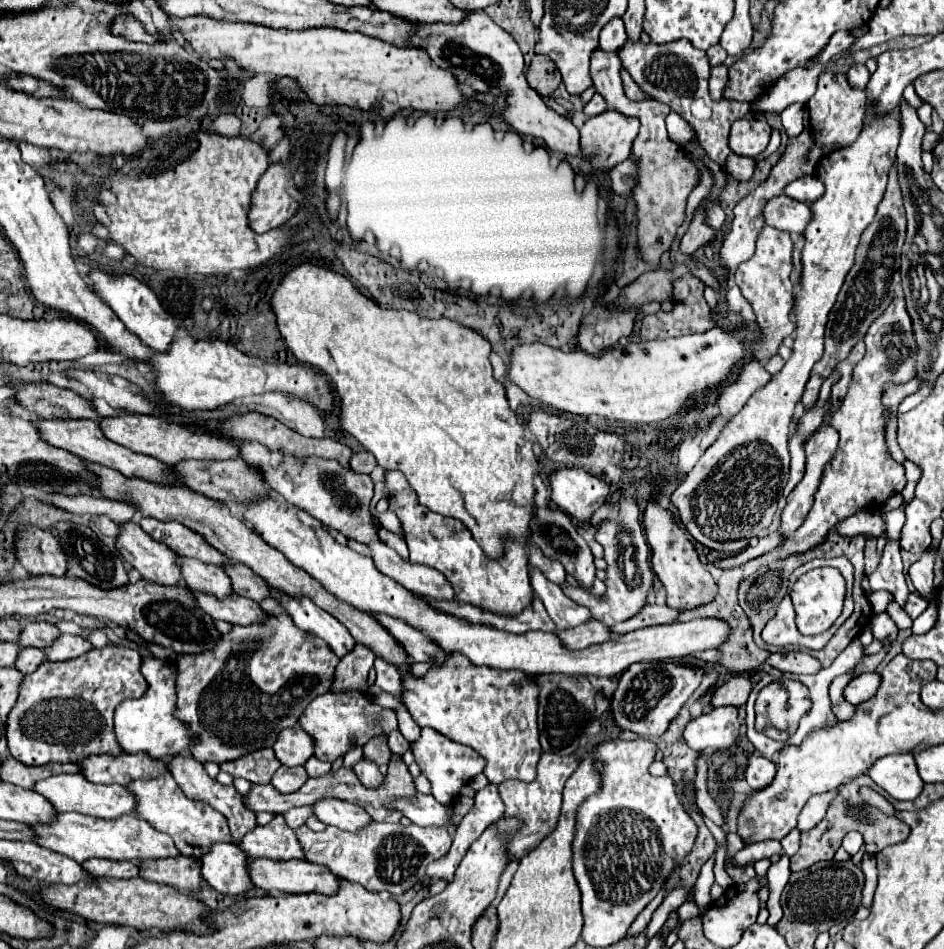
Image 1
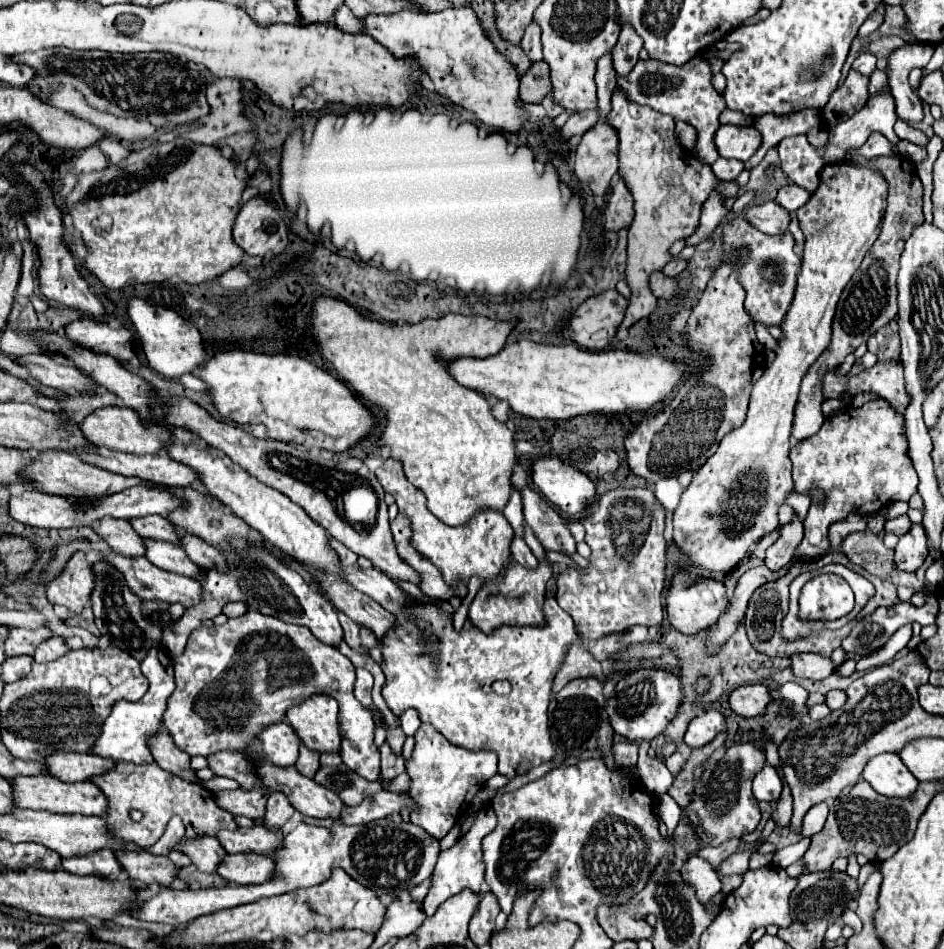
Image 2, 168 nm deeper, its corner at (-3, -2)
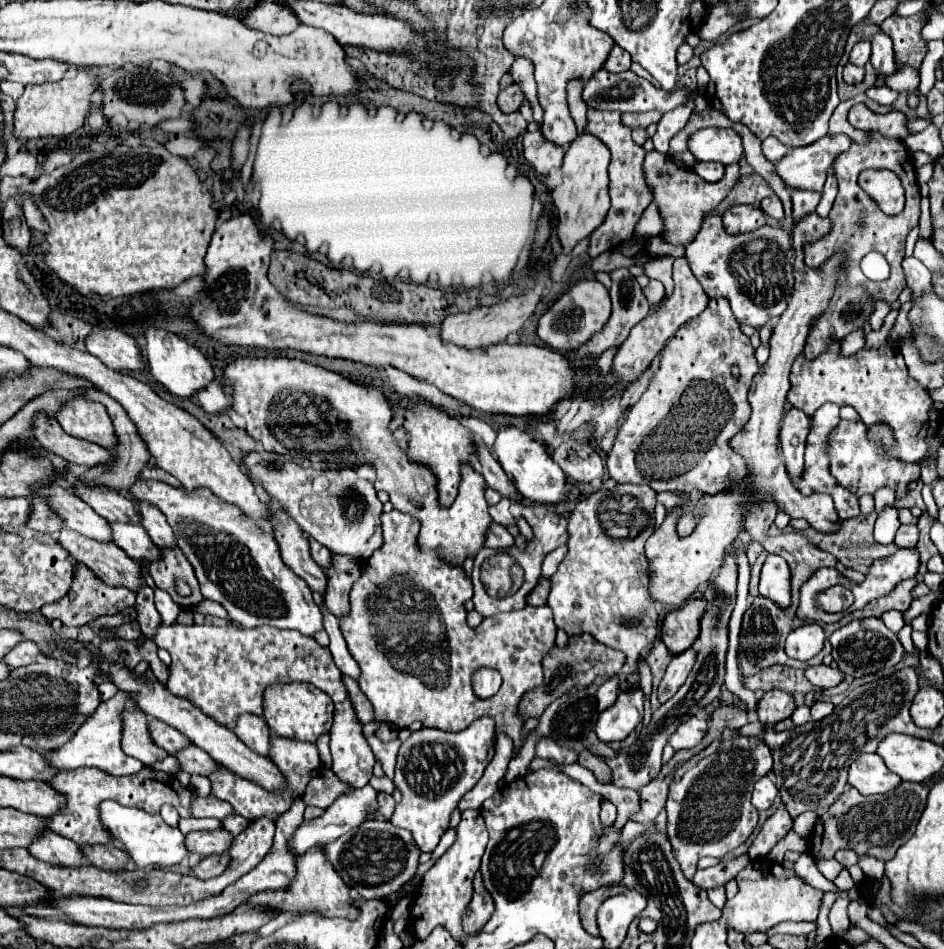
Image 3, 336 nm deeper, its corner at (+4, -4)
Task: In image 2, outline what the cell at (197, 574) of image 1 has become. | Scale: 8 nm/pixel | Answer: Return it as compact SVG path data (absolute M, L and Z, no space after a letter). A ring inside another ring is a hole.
M145 539L145 545L147 545L147 559L159 569L179 573L191 579L199 575L199 565L191 563L191 559L187 559L187 553L181 547L165 541L153 541L153 539Z

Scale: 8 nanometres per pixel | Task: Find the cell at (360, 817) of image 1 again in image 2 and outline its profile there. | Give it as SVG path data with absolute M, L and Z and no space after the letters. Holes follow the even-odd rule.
M263 759L257 761L261 783L273 791L281 791L289 797L291 805L303 815L317 819L333 819L339 823L339 811L343 811L343 801L323 785L309 777L297 773L295 767L275 767Z

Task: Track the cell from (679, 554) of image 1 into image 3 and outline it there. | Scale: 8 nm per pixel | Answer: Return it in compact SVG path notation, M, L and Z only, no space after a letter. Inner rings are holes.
M672 611L662 621L660 639L668 647L668 653L680 655L690 649L700 633L700 611Z

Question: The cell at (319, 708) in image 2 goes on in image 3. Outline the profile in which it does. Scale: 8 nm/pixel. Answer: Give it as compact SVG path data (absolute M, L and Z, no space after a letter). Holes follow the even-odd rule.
M308 683L272 685L264 691L264 713L262 713L262 717L264 717L266 725L282 737L292 737L292 739L314 743L320 733L330 731L332 713L334 713L332 699Z

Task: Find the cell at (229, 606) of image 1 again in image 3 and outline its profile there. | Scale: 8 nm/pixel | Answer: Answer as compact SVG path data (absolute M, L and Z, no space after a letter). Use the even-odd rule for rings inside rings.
M70 529L60 531L62 547L92 573L102 579L106 585L124 585L130 591L138 591L144 577L140 575L140 565L132 561L120 547L114 543L92 541L80 533L72 533Z

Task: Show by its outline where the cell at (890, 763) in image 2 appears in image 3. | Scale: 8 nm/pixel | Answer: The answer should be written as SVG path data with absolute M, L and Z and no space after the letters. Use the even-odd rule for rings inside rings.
M860 755L848 769L848 785L856 787L862 795L890 793L900 783L888 767L884 765L880 755Z

